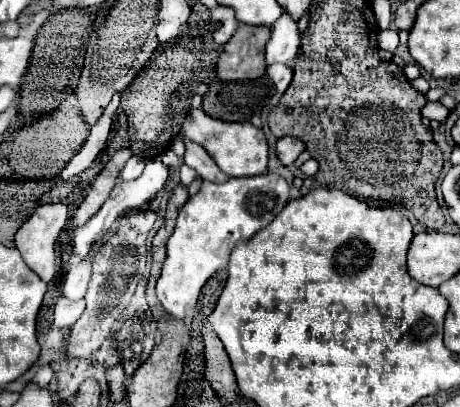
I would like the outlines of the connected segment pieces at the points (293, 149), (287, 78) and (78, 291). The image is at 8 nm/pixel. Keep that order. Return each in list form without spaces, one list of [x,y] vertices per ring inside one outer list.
[[[284,136],[278,140],[276,144],[276,154],[278,154],[278,160],[284,164],[284,166],[292,166],[292,162],[306,150],[304,142],[300,138],[294,138],[294,136]]]
[[[274,64],[274,66],[268,66],[266,74],[274,80],[278,92],[284,92],[284,90],[290,86],[290,82],[292,82],[292,68],[286,66],[286,64]]]
[[[86,260],[84,264],[80,264],[80,268],[70,268],[66,278],[64,278],[64,286],[62,286],[62,294],[68,300],[80,300],[86,294],[90,276],[92,276],[92,260]]]

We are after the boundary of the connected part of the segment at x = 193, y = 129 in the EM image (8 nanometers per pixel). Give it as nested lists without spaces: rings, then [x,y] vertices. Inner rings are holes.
[[[190,110],[188,116],[182,122],[180,130],[188,140],[198,142],[220,166],[222,172],[228,176],[240,178],[240,176],[258,176],[264,174],[268,168],[268,142],[260,128],[252,126],[250,122],[222,122],[216,118],[210,118],[202,110]]]

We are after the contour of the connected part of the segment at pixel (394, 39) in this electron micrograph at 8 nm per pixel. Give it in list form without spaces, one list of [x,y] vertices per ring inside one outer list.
[[[382,30],[378,34],[378,44],[382,50],[394,52],[398,48],[398,32],[396,30]]]

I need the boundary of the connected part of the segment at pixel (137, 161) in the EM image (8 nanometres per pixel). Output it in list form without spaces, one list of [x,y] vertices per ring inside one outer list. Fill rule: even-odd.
[[[132,156],[125,164],[120,177],[123,180],[130,181],[138,178],[145,167],[145,160],[136,156]]]

